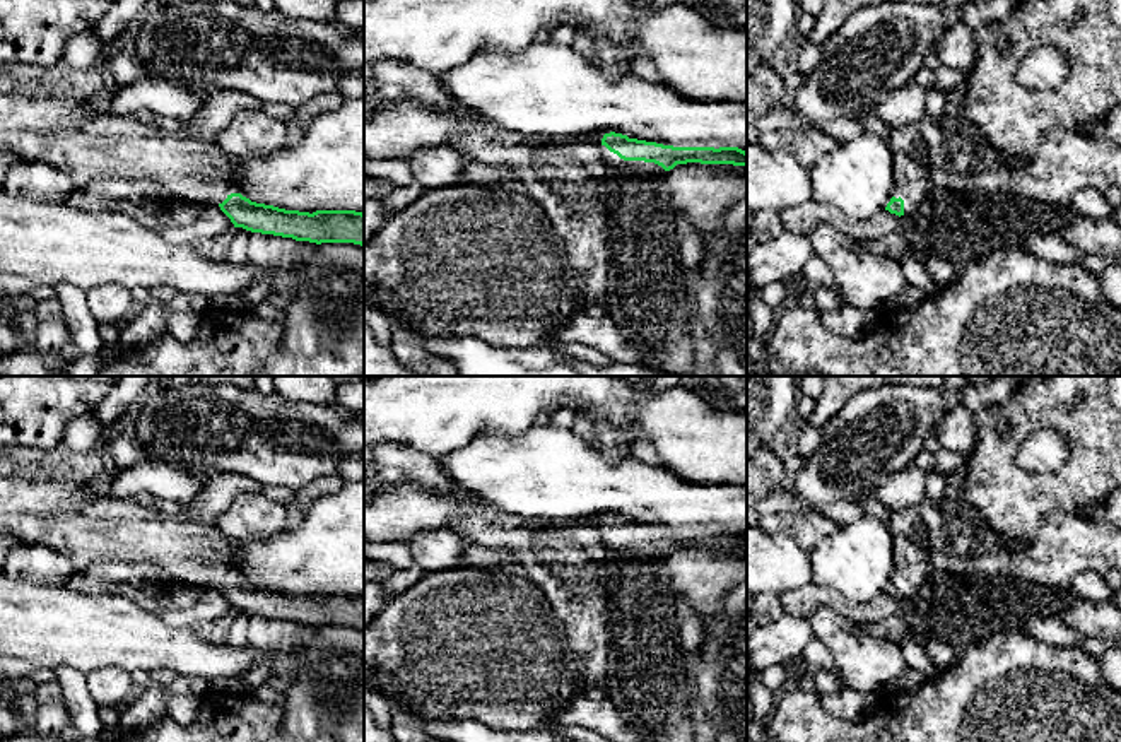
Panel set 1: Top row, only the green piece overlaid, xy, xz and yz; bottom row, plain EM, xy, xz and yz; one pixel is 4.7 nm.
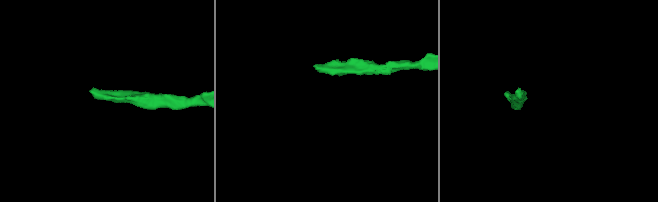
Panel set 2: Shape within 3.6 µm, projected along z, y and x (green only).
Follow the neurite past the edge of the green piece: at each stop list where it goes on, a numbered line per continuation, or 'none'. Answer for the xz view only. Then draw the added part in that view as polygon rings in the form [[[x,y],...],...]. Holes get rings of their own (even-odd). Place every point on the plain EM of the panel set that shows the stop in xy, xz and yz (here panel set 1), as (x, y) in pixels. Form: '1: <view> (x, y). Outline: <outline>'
1: xz (616, 547). Outline: [[[602,528],[602,535],[612,557],[666,557],[666,554],[654,545],[624,544],[605,528]]]

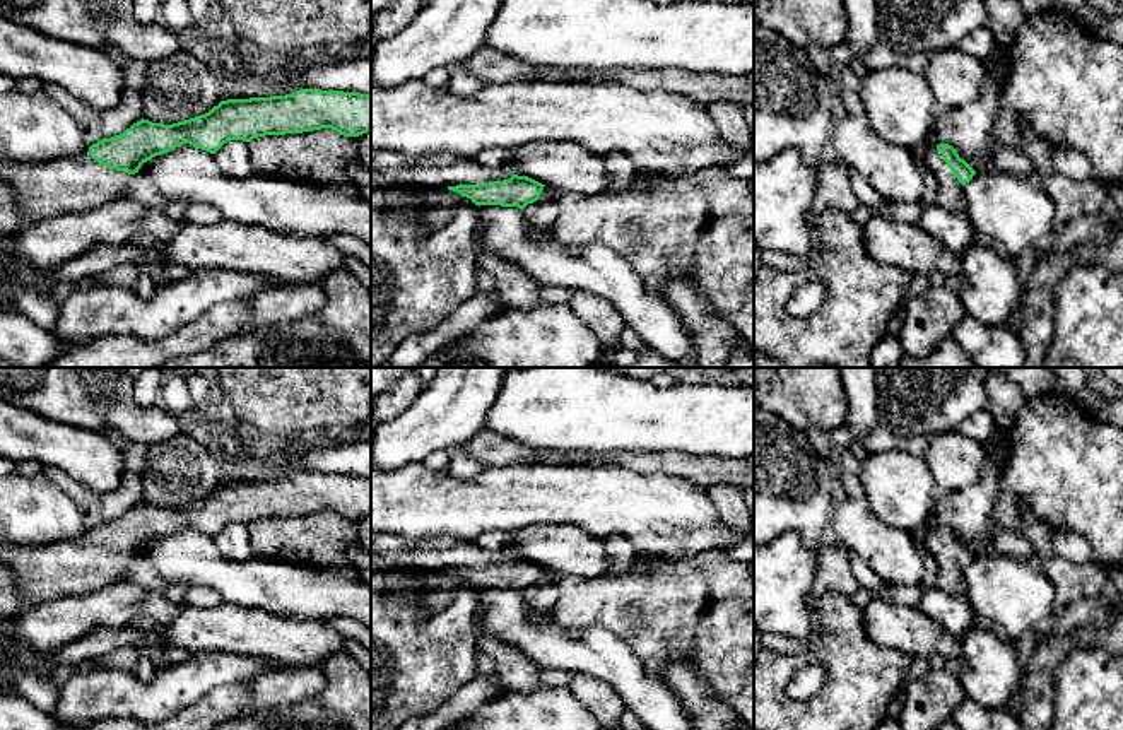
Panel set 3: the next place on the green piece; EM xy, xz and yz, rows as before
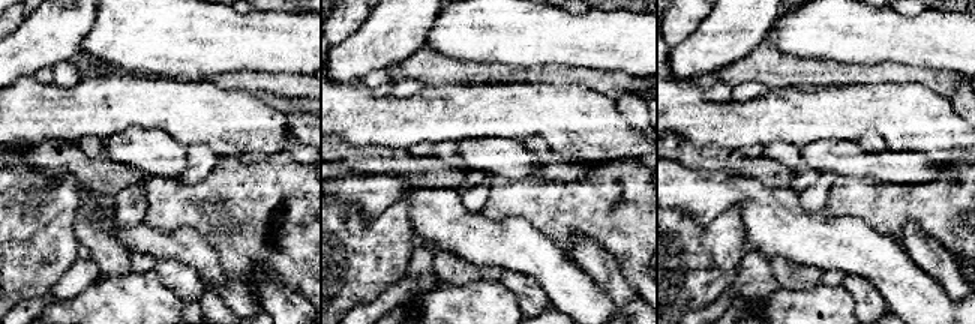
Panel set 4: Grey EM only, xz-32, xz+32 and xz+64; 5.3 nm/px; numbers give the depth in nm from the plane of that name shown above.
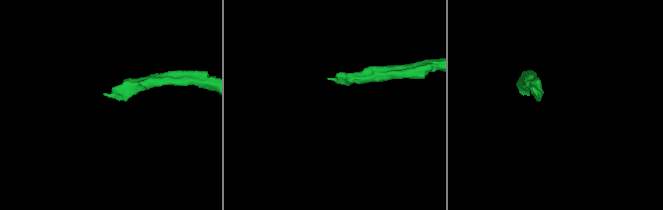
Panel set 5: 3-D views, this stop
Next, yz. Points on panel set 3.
1: yz (949, 575). Outline: [[[932,530],[926,537],[926,549],[932,552],[937,562],[935,586],[950,595],[966,595],[964,571],[952,557],[950,550],[944,544],[937,530]]]

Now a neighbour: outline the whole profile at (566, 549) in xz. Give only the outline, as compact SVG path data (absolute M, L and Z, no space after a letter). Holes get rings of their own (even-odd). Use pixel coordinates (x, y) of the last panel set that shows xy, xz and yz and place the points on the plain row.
M537 523L514 533L516 552L557 576L602 578L607 571L605 540L571 525Z

